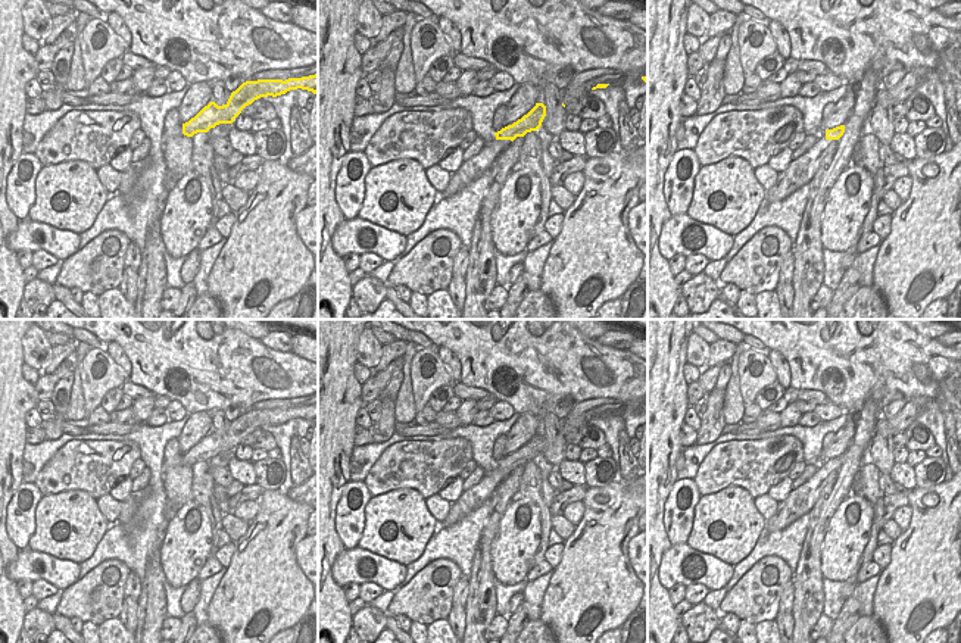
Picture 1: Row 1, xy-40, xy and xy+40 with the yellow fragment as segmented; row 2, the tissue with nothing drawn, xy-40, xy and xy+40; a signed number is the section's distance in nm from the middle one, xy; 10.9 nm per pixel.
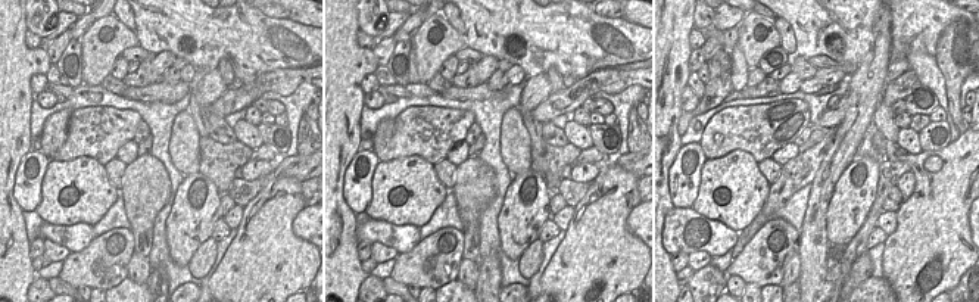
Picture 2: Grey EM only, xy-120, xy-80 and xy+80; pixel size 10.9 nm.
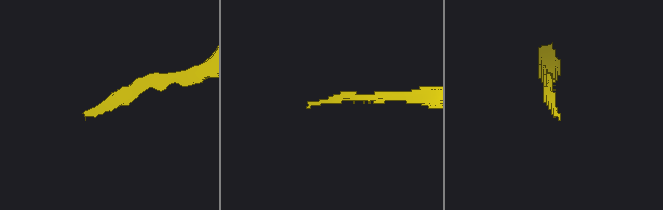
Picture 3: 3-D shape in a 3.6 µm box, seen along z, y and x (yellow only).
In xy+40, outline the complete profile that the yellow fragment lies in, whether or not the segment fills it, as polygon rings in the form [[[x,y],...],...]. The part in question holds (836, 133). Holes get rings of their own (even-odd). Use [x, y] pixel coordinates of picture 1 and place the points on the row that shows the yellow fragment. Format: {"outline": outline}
{"outline": [[[845,125],[827,129],[820,135],[814,147],[801,157],[790,162],[789,168],[779,172],[776,184],[765,191],[765,202],[781,202],[796,190],[808,184],[820,168],[829,146],[845,132]]]}

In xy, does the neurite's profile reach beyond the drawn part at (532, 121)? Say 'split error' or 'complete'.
split error

